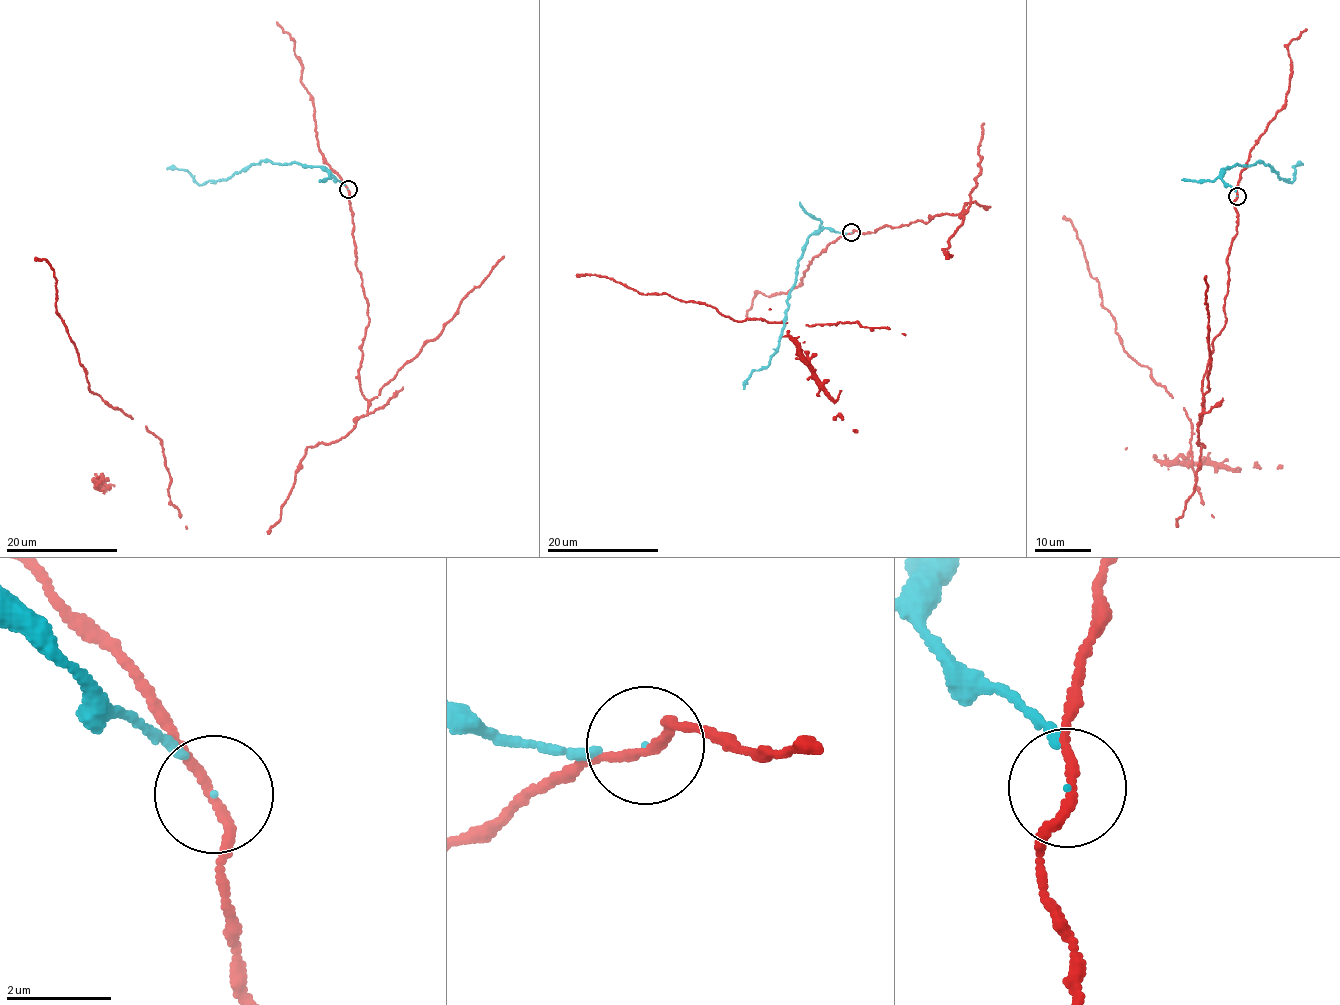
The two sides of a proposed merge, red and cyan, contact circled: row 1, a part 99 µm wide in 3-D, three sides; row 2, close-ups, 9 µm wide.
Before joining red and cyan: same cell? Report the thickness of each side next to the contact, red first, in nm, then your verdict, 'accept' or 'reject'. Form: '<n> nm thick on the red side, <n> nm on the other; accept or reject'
170 nm thick on the red side, 30 nm on the other; reject

